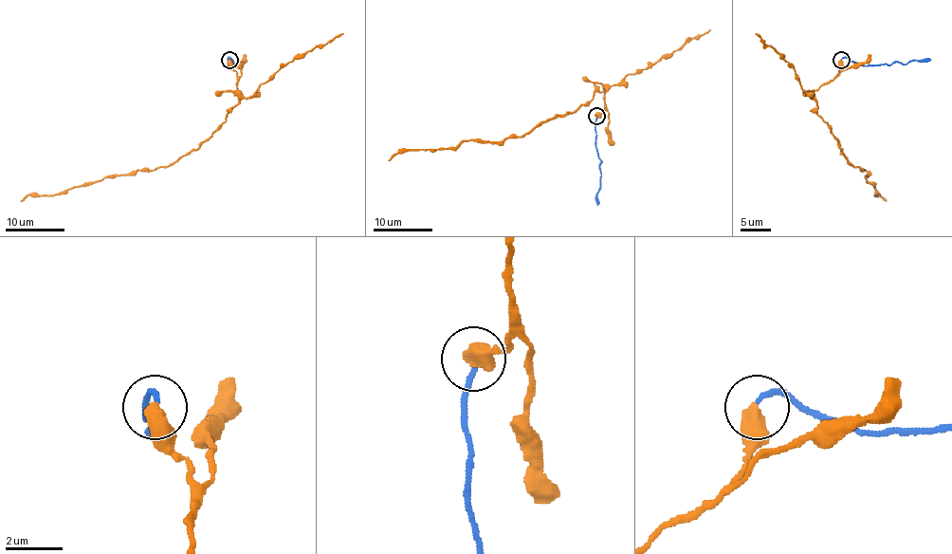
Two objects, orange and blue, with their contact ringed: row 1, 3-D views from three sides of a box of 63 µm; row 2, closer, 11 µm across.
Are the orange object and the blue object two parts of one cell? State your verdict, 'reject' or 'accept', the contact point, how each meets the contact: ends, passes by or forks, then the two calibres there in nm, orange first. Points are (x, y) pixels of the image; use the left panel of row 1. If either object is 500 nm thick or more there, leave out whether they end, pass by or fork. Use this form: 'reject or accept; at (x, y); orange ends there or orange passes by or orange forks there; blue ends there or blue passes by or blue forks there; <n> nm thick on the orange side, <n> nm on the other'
reject; at (229, 60); 550 nm thick on the orange side, 170 nm on the other

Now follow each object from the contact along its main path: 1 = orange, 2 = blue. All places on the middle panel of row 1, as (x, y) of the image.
1: (597, 115), (603, 114), (605, 88), (521, 136), (460, 141), (454, 148), (399, 149), (389, 159)
2: (597, 115), (595, 138), (601, 175), (597, 193), (598, 204)

